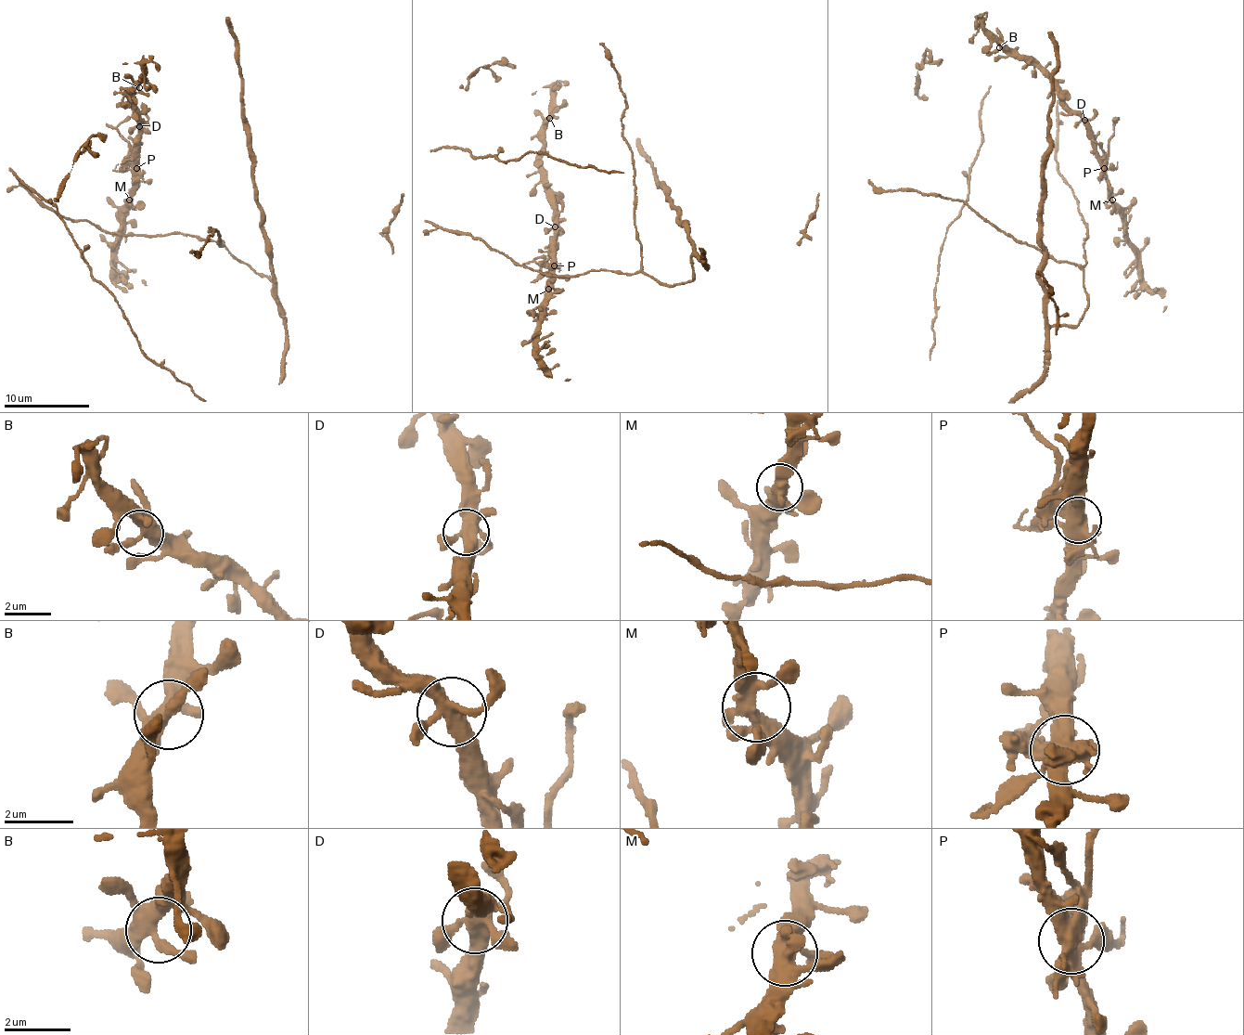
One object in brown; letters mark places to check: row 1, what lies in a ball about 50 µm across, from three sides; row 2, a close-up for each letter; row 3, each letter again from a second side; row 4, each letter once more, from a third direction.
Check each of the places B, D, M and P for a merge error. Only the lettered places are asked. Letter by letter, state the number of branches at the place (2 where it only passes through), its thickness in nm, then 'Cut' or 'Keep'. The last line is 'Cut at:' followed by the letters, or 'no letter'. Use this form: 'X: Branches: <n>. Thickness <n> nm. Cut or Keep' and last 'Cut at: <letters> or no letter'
B: Branches: 5. Thickness 440 nm. Keep
D: Branches: 5. Thickness 440 nm. Keep
M: Branches: 5. Thickness 400 nm. Keep
P: Branches: 5. Thickness 480 nm. Cut
Cut at: P

